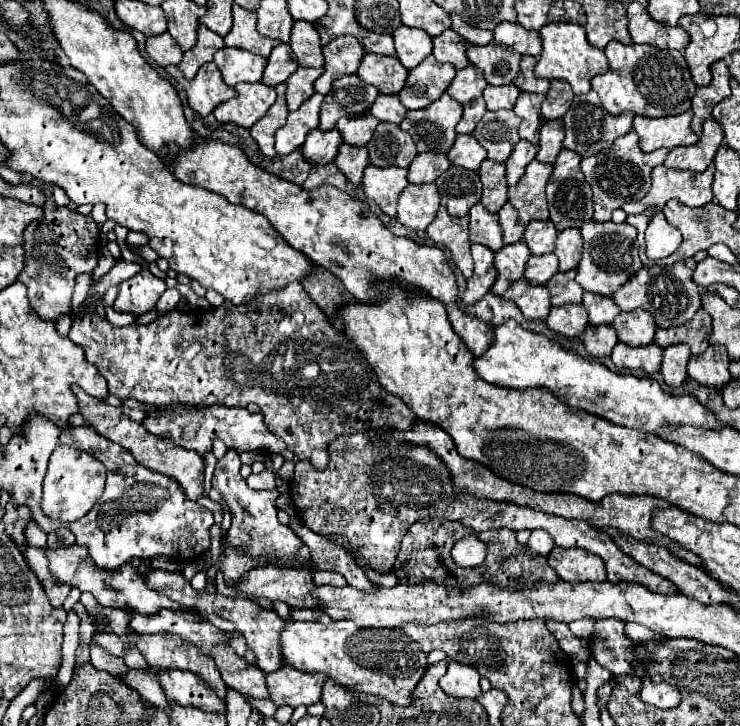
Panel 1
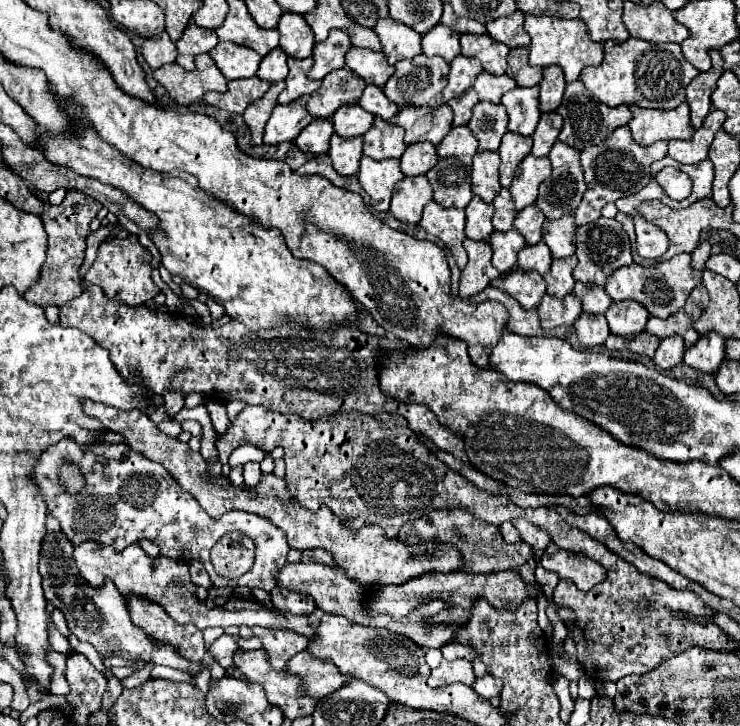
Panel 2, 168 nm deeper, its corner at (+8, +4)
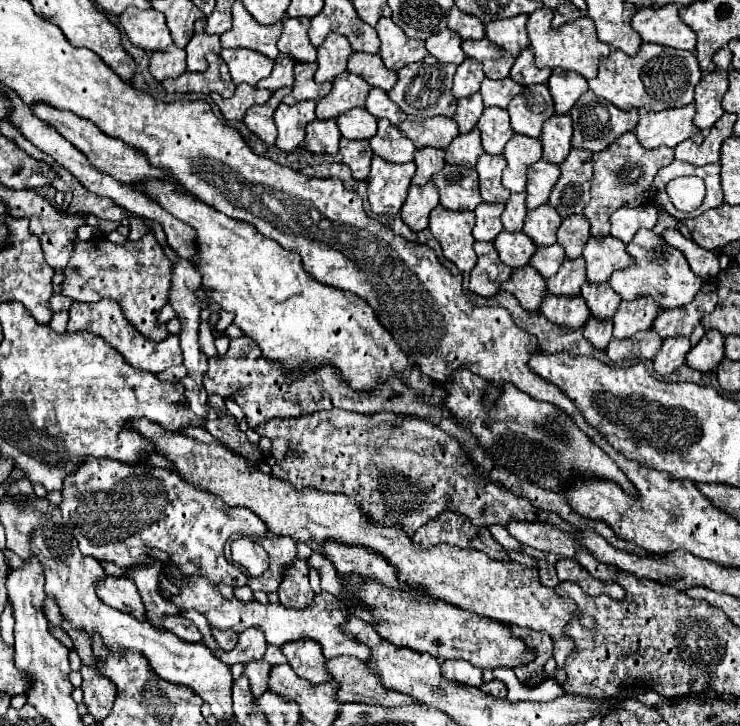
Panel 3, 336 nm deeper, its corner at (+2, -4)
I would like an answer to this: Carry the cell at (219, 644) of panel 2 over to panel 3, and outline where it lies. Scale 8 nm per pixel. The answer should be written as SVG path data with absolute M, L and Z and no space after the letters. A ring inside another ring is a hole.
M264 659L260 661L250 661L246 665L244 675L248 675L250 683L252 683L252 693L254 695L262 695L268 691L268 679L270 679L270 669L272 665L268 665Z

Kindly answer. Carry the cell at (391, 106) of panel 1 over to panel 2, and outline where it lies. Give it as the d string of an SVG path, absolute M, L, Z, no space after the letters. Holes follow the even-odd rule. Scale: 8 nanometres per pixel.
M368 85L368 87L364 89L364 95L360 97L358 103L360 103L366 111L370 111L372 115L378 115L378 117L382 117L382 119L386 119L386 121L398 113L396 103L392 103L392 101L384 95L384 91L382 91L380 87L376 87L376 85Z

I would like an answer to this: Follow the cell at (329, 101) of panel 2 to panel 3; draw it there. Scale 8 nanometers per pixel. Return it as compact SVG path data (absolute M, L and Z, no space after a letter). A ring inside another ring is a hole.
M344 71L336 75L332 85L332 91L316 103L318 119L336 119L340 113L352 107L362 107L366 103L370 85L360 75Z

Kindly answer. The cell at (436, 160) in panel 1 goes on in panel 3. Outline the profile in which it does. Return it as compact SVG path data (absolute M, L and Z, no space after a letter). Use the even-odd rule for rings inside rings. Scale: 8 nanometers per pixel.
M422 147L416 149L414 153L414 163L416 163L416 175L412 179L414 185L426 185L434 173L438 173L446 161L444 161L444 151L434 149L434 147Z

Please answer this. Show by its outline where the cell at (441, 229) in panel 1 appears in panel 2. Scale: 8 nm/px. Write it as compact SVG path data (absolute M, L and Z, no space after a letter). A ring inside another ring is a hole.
M430 201L424 207L424 217L420 221L420 227L426 233L436 235L444 245L452 251L456 265L460 269L466 267L468 255L462 247L464 241L464 209L446 209L436 201Z

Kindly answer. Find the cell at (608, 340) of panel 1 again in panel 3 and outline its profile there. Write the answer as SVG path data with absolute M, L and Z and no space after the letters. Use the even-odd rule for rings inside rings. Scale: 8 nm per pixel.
M590 315L588 321L586 321L586 325L584 325L584 337L586 337L596 349L608 347L610 339L612 339L612 319L594 319L594 317Z

